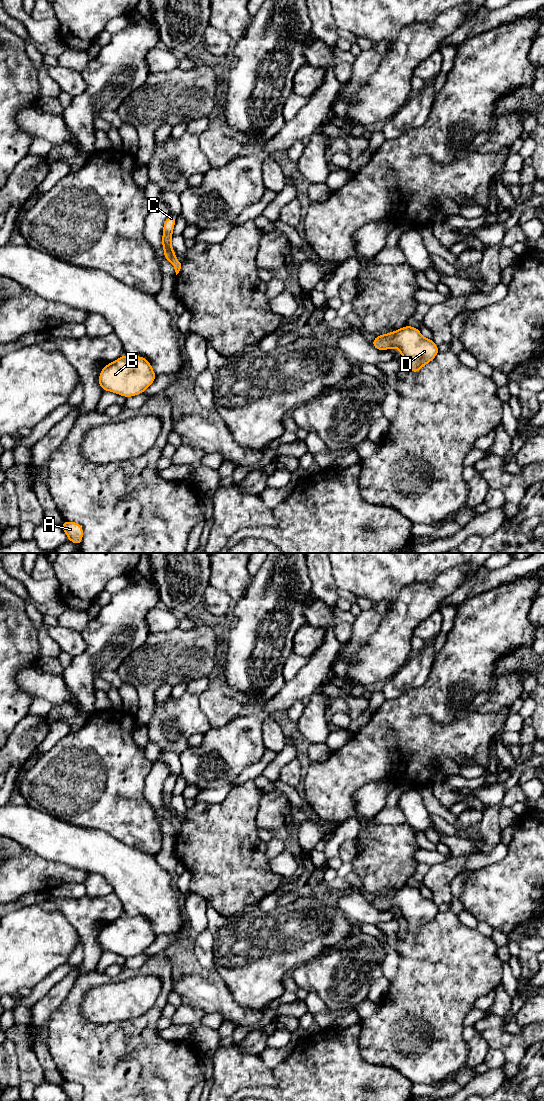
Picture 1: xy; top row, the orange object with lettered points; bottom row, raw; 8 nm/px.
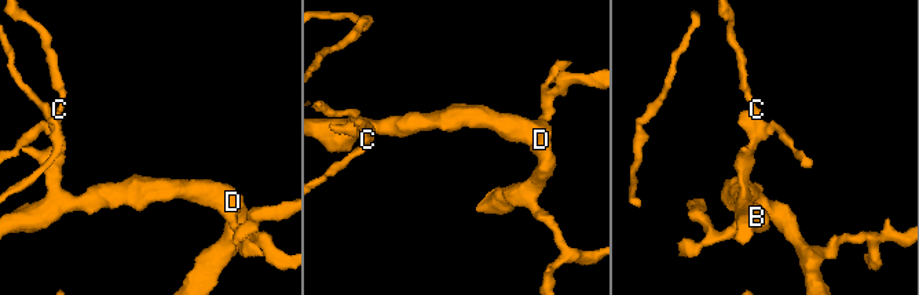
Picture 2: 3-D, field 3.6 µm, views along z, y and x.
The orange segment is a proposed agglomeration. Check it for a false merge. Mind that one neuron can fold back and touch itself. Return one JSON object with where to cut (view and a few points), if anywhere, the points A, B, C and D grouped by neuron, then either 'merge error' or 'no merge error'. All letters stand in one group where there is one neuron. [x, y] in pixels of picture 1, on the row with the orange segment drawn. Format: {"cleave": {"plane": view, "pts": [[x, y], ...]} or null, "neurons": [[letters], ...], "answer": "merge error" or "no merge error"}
{"cleave": {"plane": "xy", "pts": [[163, 233], [163, 243], [171, 253], [171, 262]]}, "neurons": [["A", "B", "D"], ["C"]], "answer": "merge error"}

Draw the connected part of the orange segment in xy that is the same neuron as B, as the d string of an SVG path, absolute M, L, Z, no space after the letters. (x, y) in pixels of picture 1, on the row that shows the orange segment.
M124 354L102 368L98 383L102 391L111 391L128 398L144 393L156 377L152 365L143 356Z

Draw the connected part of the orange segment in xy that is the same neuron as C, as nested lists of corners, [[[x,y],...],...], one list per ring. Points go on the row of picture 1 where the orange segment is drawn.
[[[169,215],[168,218],[165,220],[164,225],[163,225],[163,234],[164,234],[164,244],[170,249],[172,253],[172,262],[171,264],[173,265],[176,275],[179,273],[181,269],[181,263],[178,261],[175,251],[172,248],[171,245],[171,240],[173,237],[172,231],[176,223],[177,216],[174,215]]]

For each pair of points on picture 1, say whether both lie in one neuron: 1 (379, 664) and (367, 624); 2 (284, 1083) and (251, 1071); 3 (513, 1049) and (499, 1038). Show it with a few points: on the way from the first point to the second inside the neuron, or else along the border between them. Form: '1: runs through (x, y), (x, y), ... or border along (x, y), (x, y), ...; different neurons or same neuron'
1: border along (383, 616), (377, 629), (354, 652); different neurons
2: border along (273, 1069), (274, 1084), (270, 1086), (253, 1086); different neurons
3: runs through (511, 1045), (503, 1040); same neuron

